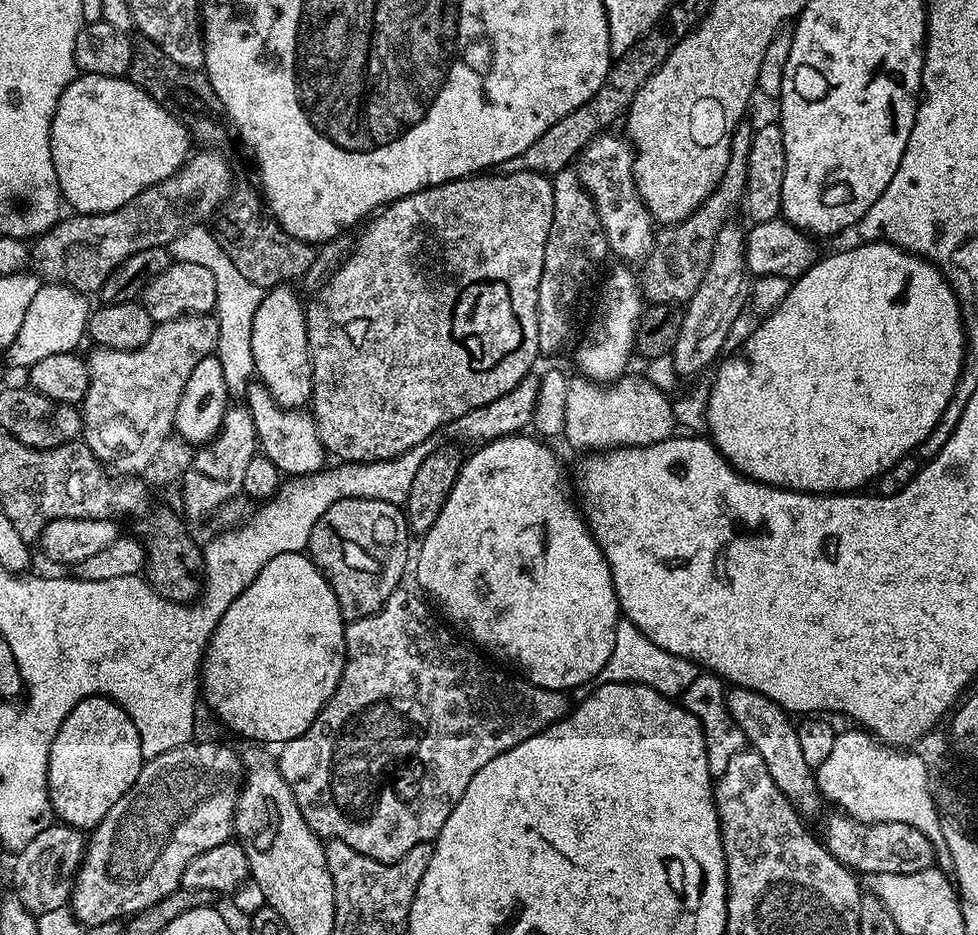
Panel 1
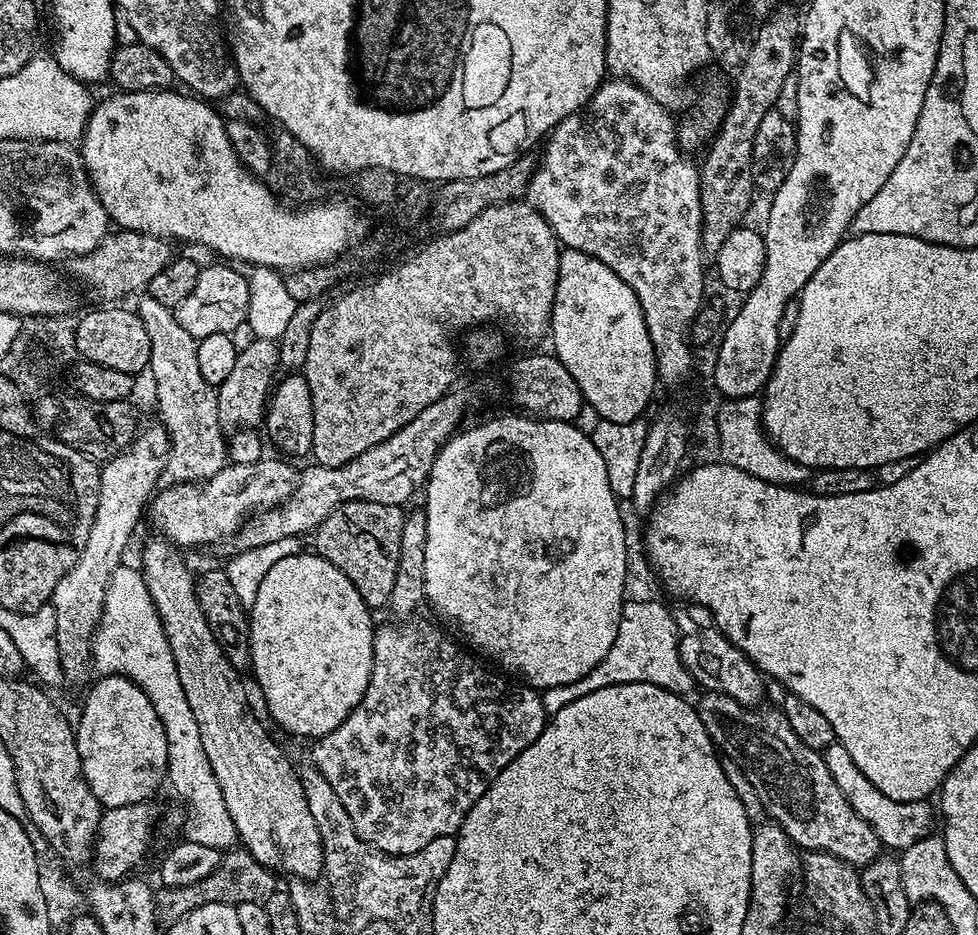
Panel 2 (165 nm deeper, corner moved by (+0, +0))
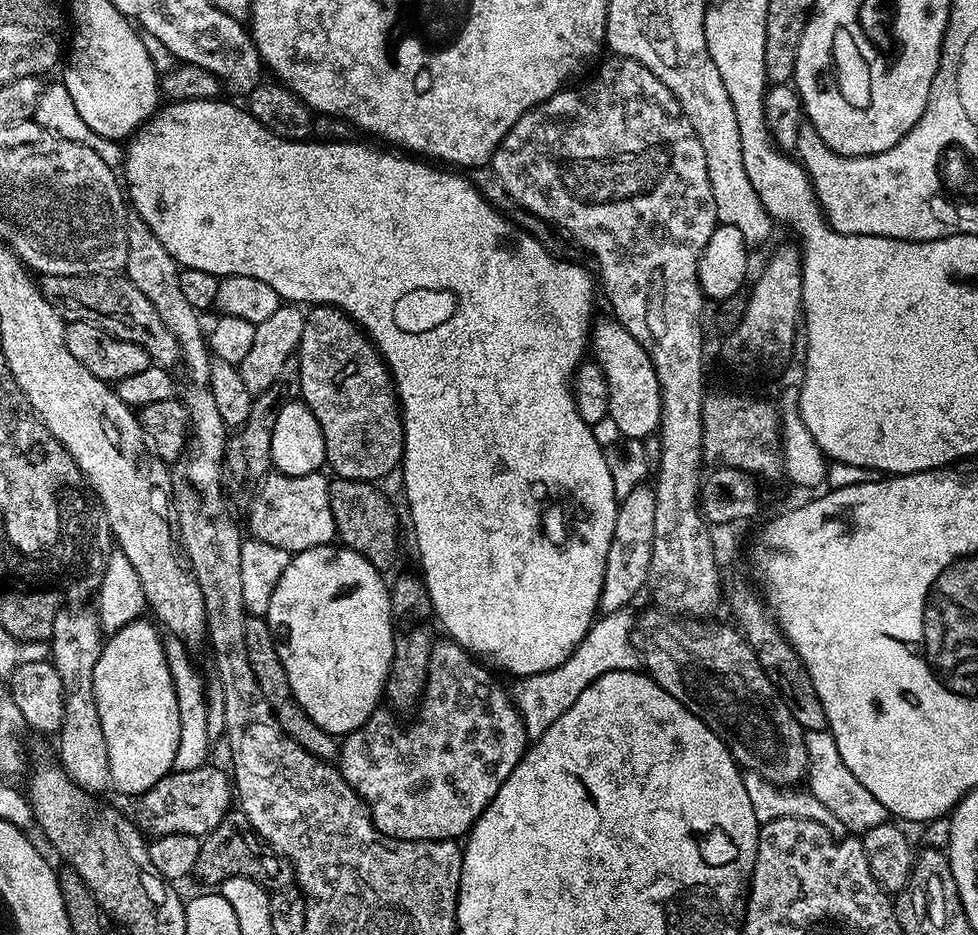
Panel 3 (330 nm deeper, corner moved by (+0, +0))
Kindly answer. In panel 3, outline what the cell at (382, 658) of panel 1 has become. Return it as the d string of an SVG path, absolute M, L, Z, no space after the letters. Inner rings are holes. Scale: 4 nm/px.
M437 639L432 645L428 681L415 713L416 721L409 728L403 728L391 711L377 710L362 727L347 733L338 748L340 776L363 798L372 825L395 840L456 840L463 837L483 814L494 794L498 794L502 782L510 778L510 770L518 766L530 744L509 689L507 692L491 676L493 673L459 644L443 639Z

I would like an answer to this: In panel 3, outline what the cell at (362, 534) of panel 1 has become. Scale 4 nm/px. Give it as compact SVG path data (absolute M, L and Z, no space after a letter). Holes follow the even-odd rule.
M333 479L328 485L330 510L334 514L336 535L343 547L362 554L374 567L387 570L400 548L400 520L392 504L379 492L375 483L366 480Z

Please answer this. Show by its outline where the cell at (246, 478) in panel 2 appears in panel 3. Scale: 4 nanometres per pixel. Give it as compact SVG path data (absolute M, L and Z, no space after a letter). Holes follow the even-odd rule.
M323 471L311 472L310 474L302 474L301 476L282 476L279 474L269 474L260 481L258 487L255 489L256 497L252 500L252 505L248 508L248 528L255 539L262 542L270 542L270 546L278 546L282 550L286 550L290 554L301 552L302 550L310 550L311 548L317 548L323 544L331 545L333 541L337 539L336 535L336 523L334 522L334 514L330 510L330 494L328 493L328 485L330 483L329 477L324 477Z

